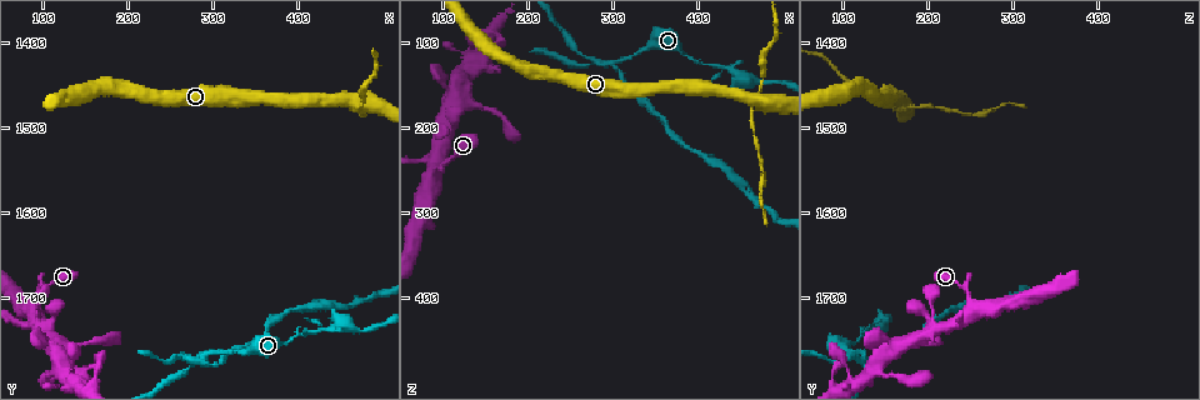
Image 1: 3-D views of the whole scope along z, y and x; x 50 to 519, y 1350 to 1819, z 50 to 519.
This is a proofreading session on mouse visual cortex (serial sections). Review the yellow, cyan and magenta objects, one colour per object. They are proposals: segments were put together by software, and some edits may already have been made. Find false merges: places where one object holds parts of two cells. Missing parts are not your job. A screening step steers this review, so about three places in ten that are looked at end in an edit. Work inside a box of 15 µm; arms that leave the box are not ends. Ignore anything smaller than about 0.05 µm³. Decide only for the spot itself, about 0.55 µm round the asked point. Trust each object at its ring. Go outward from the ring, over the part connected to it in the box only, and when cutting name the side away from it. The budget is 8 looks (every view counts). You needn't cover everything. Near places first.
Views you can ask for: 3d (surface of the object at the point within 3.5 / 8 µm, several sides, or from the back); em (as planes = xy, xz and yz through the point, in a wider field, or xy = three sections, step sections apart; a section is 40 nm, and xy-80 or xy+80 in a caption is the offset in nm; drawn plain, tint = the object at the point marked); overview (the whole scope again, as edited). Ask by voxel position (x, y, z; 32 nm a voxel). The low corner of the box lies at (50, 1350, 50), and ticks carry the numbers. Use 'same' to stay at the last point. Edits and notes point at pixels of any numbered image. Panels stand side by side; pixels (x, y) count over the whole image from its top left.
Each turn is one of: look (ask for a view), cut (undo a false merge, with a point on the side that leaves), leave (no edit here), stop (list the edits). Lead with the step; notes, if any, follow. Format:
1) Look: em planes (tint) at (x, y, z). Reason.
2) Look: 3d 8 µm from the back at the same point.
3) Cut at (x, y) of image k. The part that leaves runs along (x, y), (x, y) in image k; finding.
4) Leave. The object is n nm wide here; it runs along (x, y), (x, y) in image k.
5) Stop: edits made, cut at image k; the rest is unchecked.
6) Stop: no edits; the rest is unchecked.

Look: 3d 3.5 µm from the back at (385, 1750, 115). Sudden change in width.

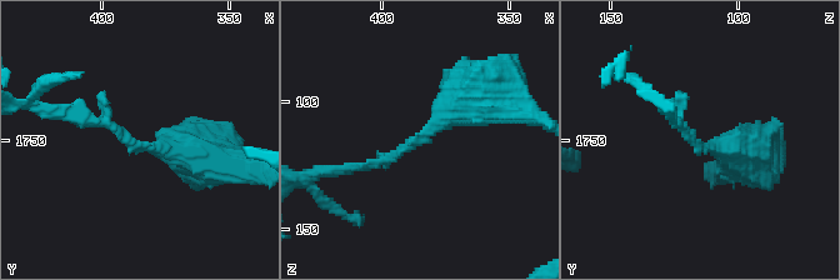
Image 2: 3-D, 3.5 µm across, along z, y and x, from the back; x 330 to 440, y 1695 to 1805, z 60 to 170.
Look: em xy step 5 (tint) at (389, 1752, 117). The arms are 150, 450 nm wide.

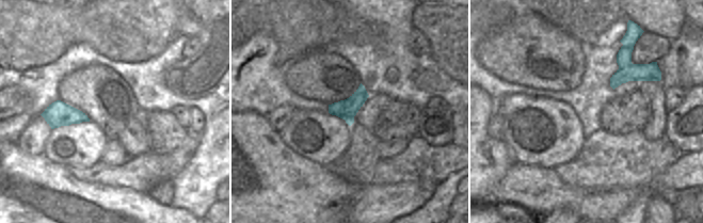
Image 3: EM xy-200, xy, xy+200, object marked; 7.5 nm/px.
Leave. It runs along (473, 93), (391, 158), (343, 170) in image 2; all the same cell.

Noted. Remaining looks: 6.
Look: 3d 3.5 µm from the back at (445, 1735, 135). Sudden change in width.

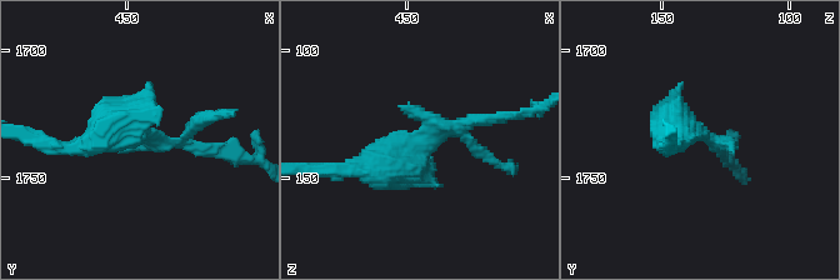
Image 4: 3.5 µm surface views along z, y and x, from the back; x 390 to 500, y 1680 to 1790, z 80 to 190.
Look: em xy step 5 (tint) at (442, 1731, 136). Shape alone is not enough.

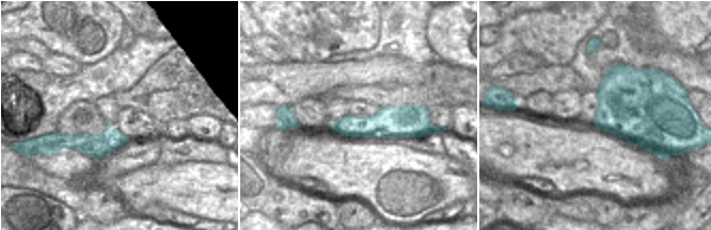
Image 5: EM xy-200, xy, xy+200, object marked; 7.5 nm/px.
Leave. It runs along (500, 115), (358, 170) in image 4; continuous, no second cell.

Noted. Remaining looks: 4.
Look: 3d 3.5 µm at (290, 1765, 125). Looks like a crossing.

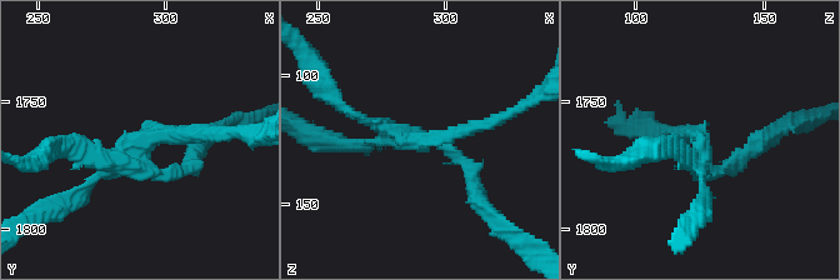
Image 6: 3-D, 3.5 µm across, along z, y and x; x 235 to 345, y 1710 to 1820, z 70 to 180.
Look: em planes (tint) at (292, 1767, 125). 4 arms meet here; the arms are 100, 150, 150, 200 nm wide.

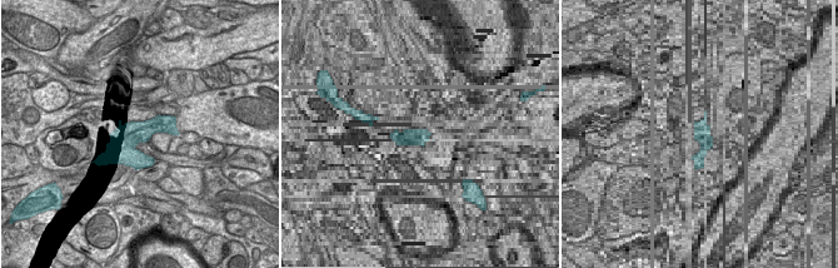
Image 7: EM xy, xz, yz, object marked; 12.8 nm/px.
Cut at (726, 164) of image 6. The object is 360 nm wide here; a border runs along (108, 143), (111, 159), (116, 163) in image 7; two cells meet here.

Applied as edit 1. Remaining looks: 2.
Stop: edits made, cut at image 6; the rest is unchecked.

